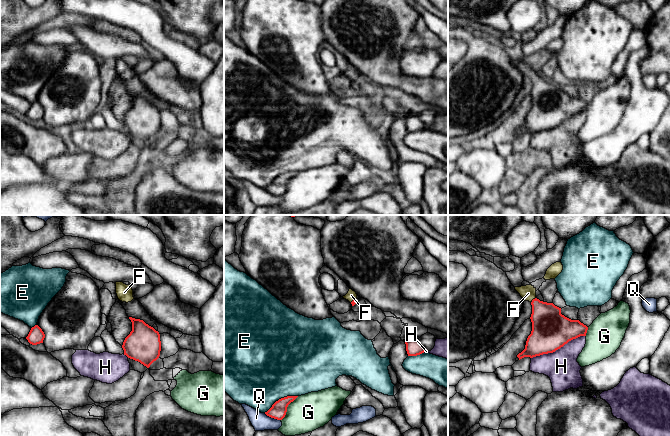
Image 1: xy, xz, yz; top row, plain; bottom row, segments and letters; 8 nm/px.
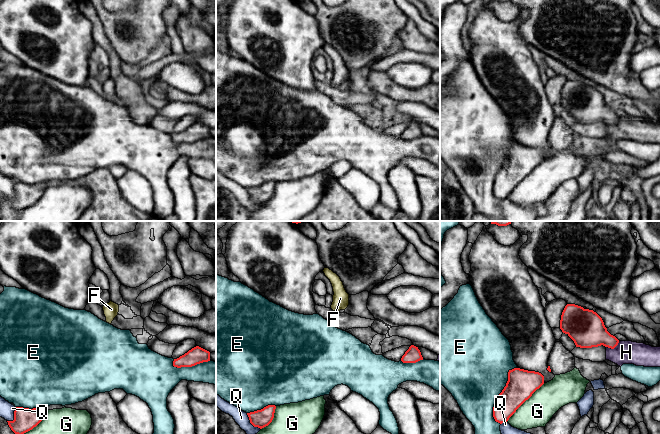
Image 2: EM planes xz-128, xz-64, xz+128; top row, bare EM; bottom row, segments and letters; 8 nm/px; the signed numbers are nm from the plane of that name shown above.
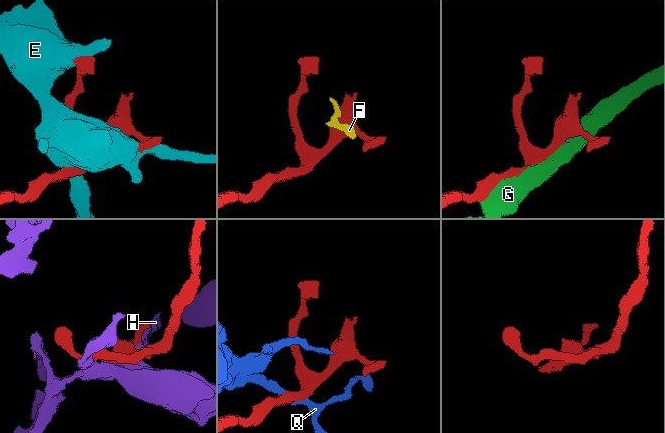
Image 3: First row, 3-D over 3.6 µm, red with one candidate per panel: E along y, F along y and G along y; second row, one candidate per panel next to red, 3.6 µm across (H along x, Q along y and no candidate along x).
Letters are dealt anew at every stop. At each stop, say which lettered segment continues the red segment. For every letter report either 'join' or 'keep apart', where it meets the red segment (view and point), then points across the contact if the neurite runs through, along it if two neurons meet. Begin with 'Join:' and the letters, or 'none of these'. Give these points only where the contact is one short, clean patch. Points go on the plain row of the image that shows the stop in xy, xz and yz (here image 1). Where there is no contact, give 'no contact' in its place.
Join: F
E: keep apart; contact xz (281, 174)
F: join; contact yz (532, 76); way yz (549, 102), (546, 93), (532, 76), (528, 69)
G: keep apart; contact xz (286, 184)
H: keep apart; contact yz (558, 124)
Q: keep apart; contact xz (272, 193)

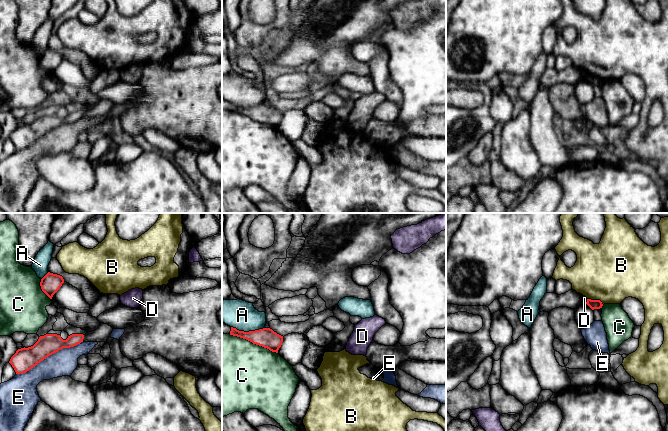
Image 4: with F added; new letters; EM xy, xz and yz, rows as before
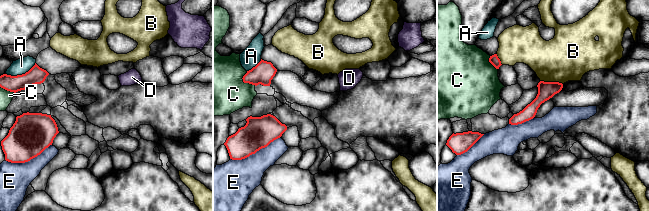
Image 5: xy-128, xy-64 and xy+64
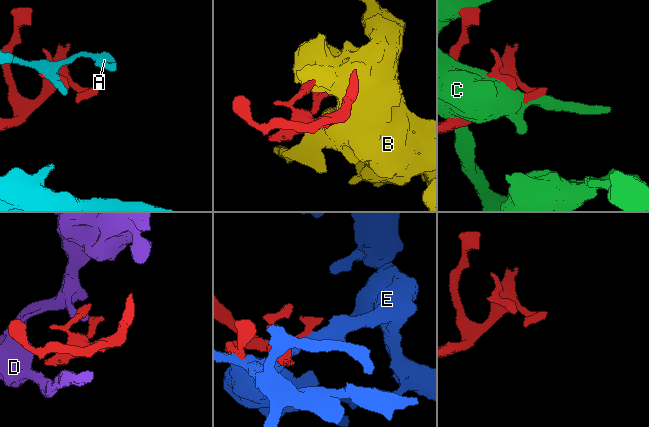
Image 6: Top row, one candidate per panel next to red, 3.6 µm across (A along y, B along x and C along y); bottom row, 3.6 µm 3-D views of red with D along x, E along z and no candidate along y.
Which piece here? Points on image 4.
Join: none of these
A: keep apart; contact xz (249, 107)
B: keep apart; contact yz (595, 76); border yz (587, 74), (599, 76), (603, 80)
C: keep apart; contact xz (253, 119)
D: keep apart; contact yz (587, 77); border yz (587, 75), (585, 79)
E: keep apart; contact xy (49, 131)

